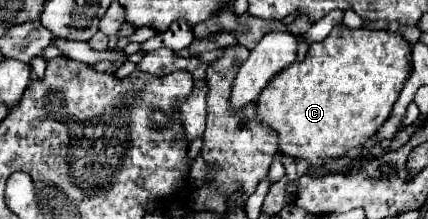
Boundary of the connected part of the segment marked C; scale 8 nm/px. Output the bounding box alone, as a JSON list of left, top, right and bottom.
[257,26,411,166]

